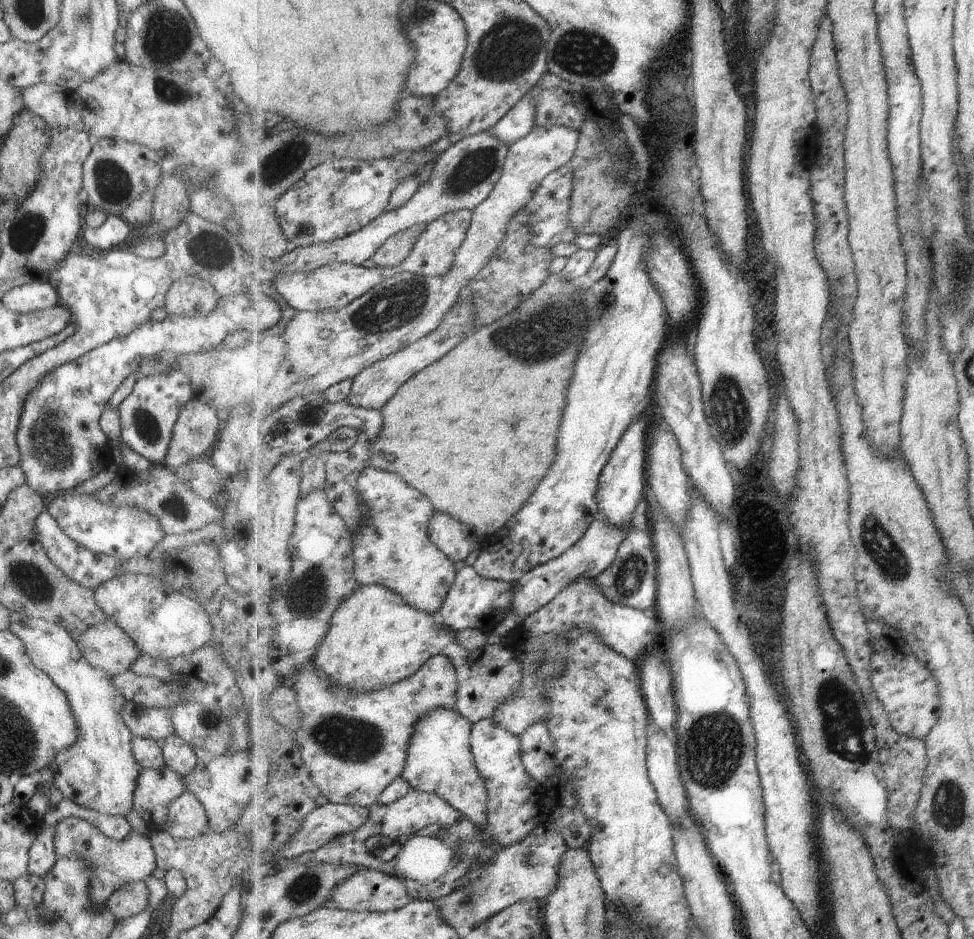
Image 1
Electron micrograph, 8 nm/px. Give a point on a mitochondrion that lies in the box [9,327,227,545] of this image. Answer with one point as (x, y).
(50, 436)

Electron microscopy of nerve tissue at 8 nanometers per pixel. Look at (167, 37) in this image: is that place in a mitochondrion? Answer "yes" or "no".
yes

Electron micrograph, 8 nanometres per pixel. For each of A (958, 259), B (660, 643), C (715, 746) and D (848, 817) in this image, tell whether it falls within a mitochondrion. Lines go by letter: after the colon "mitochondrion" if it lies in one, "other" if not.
A: mitochondrion
B: other
C: mitochondrion
D: other

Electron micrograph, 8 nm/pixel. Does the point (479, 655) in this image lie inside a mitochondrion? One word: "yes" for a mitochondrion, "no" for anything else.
no

